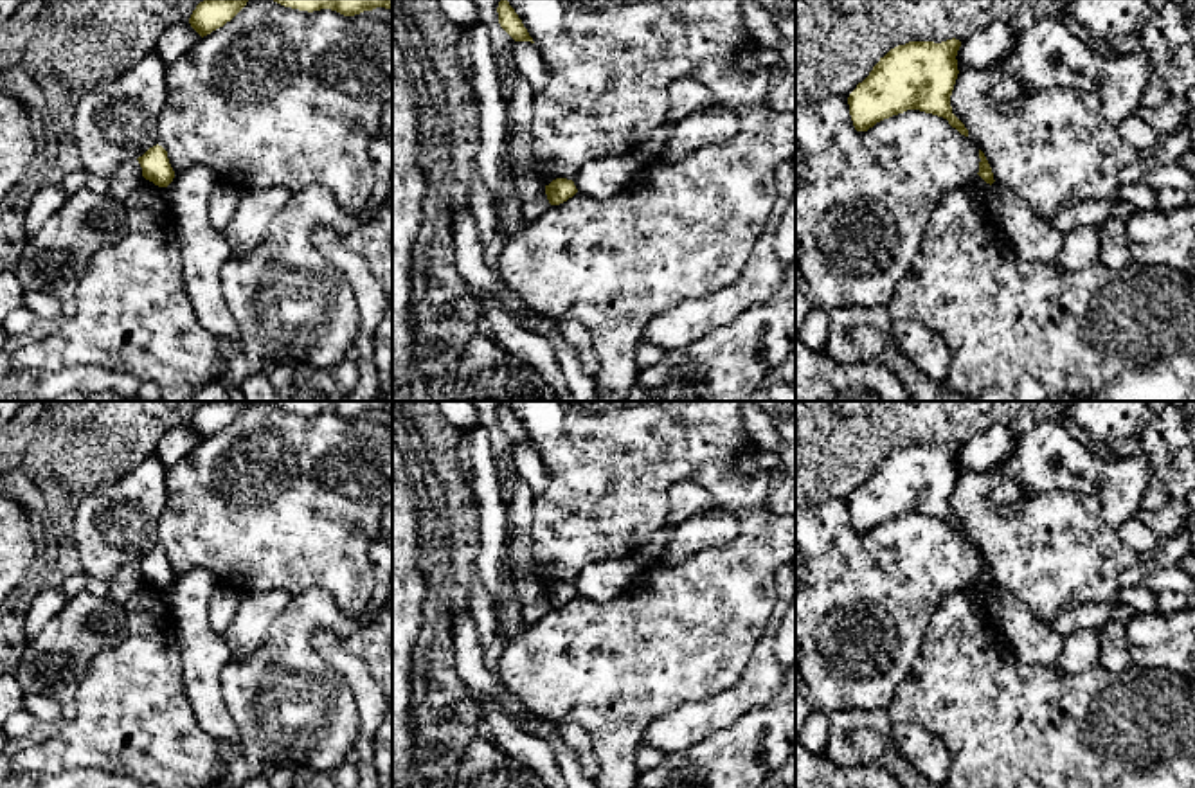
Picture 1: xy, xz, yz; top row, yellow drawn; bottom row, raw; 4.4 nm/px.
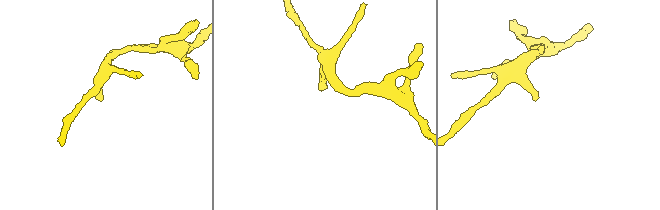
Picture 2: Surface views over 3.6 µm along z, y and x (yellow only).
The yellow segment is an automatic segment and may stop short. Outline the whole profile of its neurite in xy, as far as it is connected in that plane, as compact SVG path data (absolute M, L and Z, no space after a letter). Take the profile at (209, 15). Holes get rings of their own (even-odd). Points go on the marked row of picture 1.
M203 0L193 11L189 23L203 38L230 22L248 0Z

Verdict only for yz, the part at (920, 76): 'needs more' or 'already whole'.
already whole

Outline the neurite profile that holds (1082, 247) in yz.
M1076 227L1064 237L1062 250L1055 257L1064 270L1082 270L1101 261L1101 241L1094 227Z

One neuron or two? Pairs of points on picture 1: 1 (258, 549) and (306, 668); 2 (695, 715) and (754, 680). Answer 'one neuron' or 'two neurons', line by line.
1: two neurons
2: one neuron

